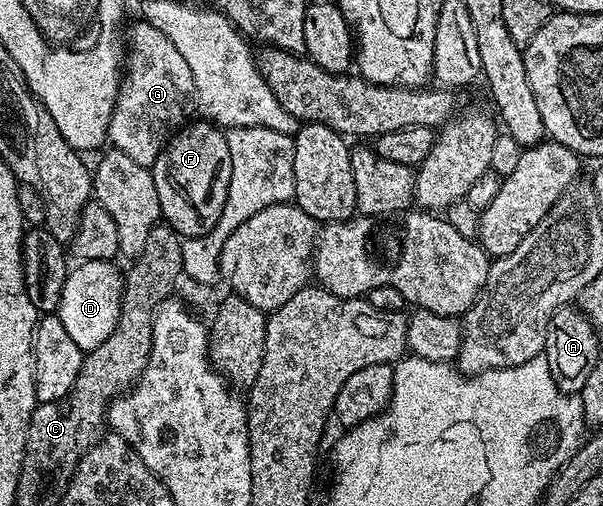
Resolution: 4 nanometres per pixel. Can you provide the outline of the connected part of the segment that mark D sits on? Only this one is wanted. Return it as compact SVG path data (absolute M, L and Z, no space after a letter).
M81 261L67 273L59 309L71 339L84 352L95 350L115 330L122 310L125 275L115 261Z

